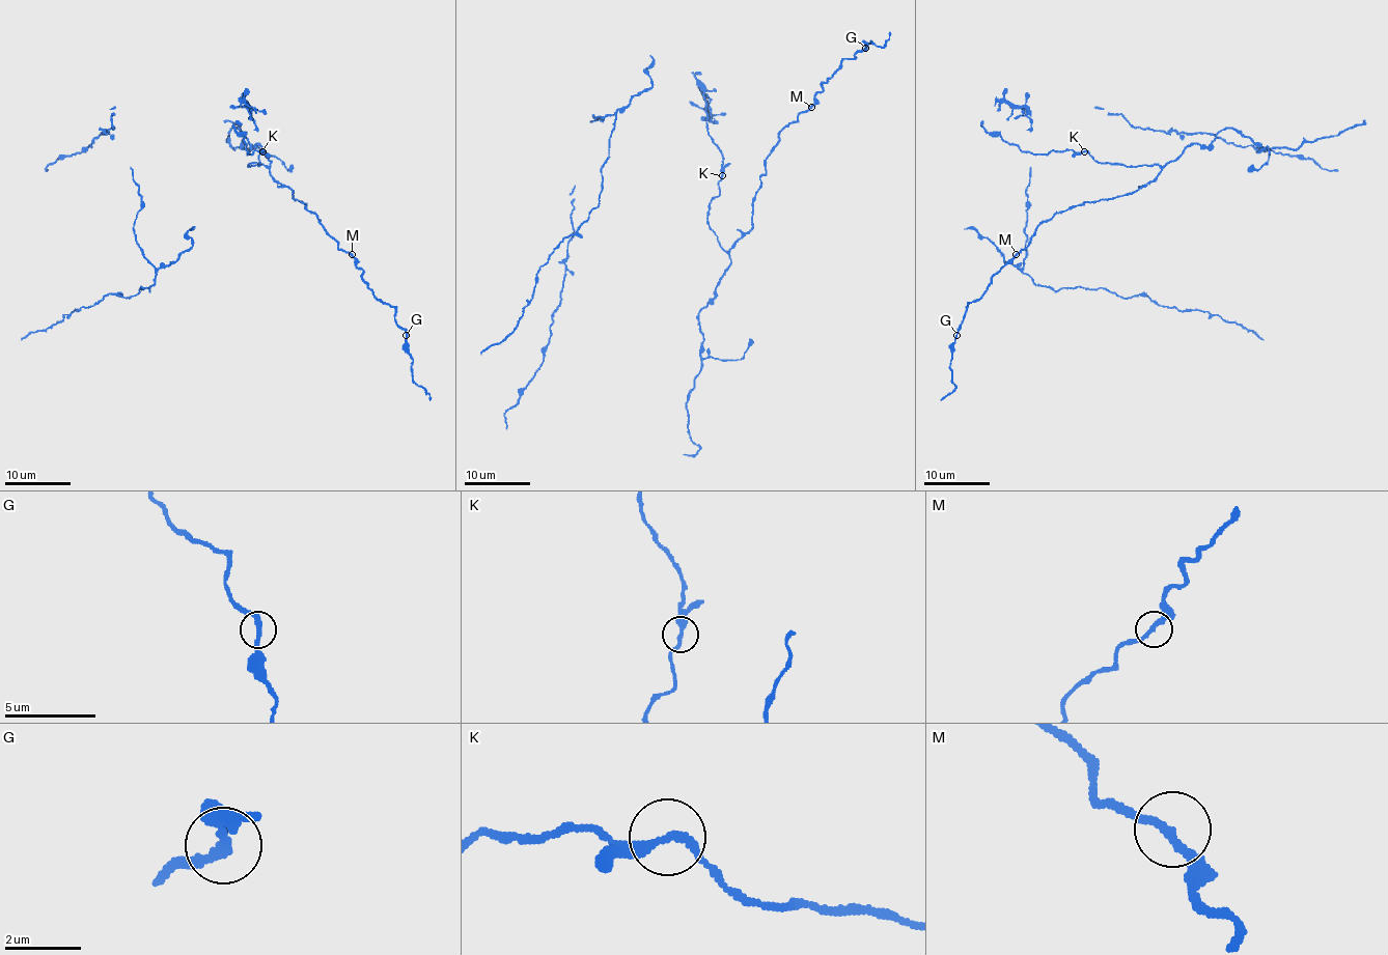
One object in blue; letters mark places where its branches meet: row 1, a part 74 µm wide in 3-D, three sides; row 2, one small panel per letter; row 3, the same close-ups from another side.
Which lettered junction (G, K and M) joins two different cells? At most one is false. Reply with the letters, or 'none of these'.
none of these

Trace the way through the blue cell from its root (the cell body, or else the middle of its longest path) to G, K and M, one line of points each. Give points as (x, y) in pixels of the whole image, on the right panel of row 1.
G: (1045, 153), (1087, 151), (1102, 163), (1158, 165), (1161, 171), (1137, 191), (1046, 219), (967, 303), (956, 335)
K: (1045, 153), (1052, 149), (1084, 151)
M: (1045, 153), (1087, 151), (1102, 163), (1158, 165), (1161, 171), (1137, 191), (1057, 213), (1016, 254)

